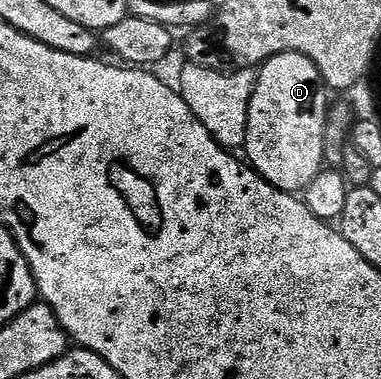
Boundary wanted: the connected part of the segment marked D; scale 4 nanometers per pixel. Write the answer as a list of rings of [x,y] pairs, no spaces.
[[[284,51],[261,64],[256,75],[257,84],[253,87],[253,96],[247,99],[249,112],[245,126],[244,158],[248,166],[266,179],[276,191],[304,192],[305,187],[311,185],[311,181],[315,181],[315,177],[326,166],[325,122],[329,116],[331,95],[325,86],[321,70],[307,57],[303,57],[303,53]]]

